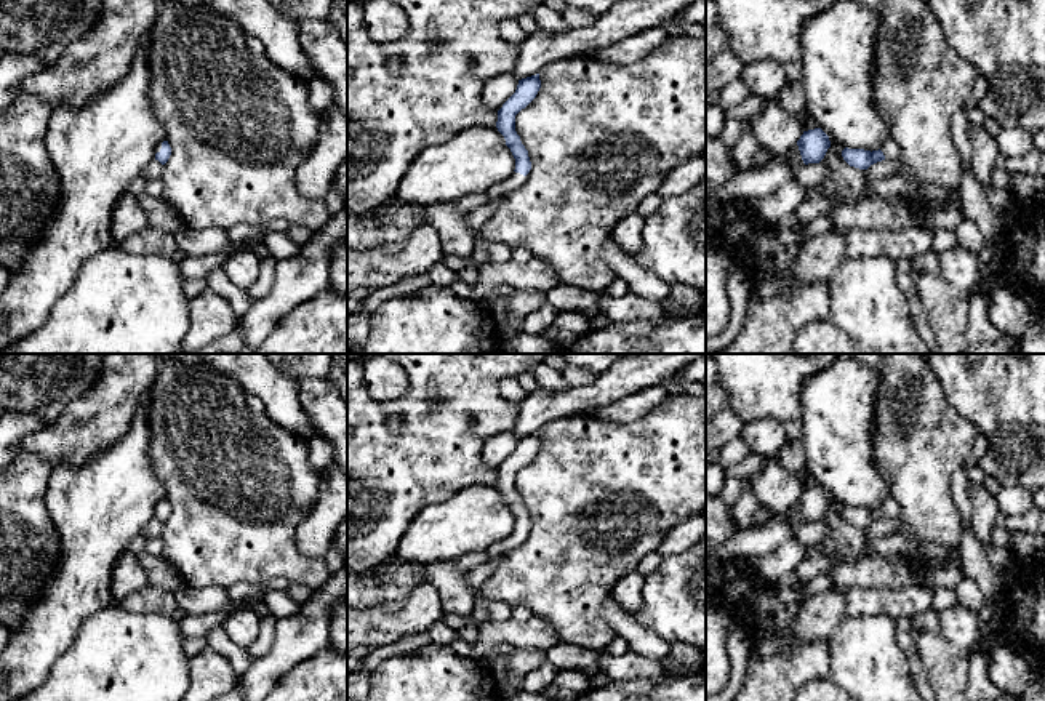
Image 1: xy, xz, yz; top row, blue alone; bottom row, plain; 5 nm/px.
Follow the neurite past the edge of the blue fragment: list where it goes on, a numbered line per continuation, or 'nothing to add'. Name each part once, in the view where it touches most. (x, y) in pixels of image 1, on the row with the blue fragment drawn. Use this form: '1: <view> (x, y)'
nothing to add

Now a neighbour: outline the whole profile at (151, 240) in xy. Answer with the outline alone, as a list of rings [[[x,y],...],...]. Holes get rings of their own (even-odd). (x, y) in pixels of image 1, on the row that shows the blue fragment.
[[[147,226],[144,230],[115,242],[112,246],[130,254],[173,258],[178,251],[174,234]]]

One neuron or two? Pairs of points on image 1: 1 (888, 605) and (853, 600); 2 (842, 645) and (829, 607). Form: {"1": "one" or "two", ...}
{"1": "one", "2": "two"}

